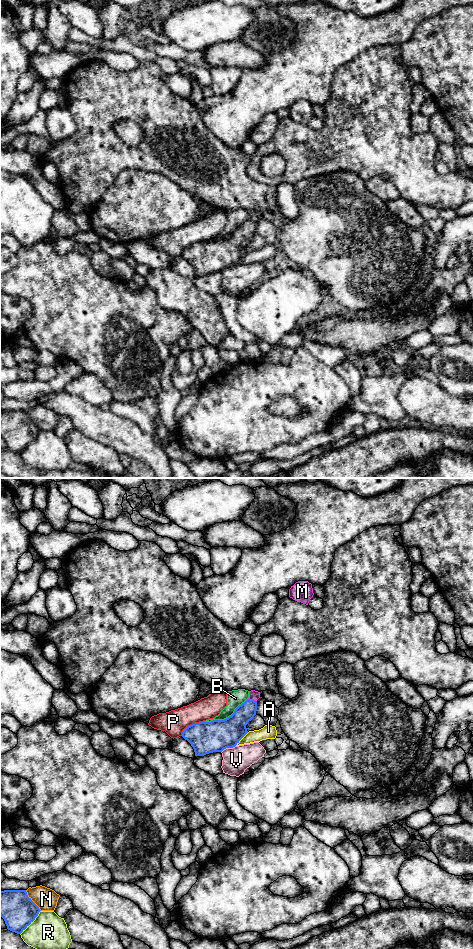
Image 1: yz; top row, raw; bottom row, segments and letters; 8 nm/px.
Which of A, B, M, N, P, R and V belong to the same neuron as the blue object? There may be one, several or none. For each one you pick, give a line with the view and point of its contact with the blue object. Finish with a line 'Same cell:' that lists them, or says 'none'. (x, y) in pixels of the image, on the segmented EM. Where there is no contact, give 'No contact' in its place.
M: Touches blue at yz (252, 700)
Same cell: M

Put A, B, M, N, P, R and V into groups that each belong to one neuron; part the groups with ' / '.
A / B / M / N / P / R / V

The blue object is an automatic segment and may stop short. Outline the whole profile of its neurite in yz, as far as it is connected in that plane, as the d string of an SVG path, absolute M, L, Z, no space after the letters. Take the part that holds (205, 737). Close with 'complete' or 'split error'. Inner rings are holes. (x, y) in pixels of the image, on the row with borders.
M251 690L249 698L228 718L192 724L183 730L181 736L191 744L195 756L233 748L248 733L246 725L256 715L259 698L260 692Z; split error

